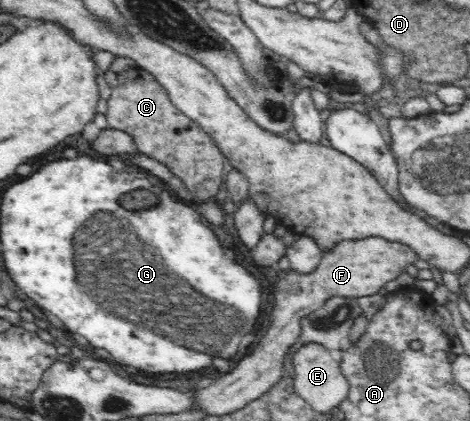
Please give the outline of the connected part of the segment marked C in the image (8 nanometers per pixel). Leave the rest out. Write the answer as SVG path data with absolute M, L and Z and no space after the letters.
M133 66L119 71L116 76L118 86L112 90L104 114L108 126L128 133L139 154L157 158L167 166L184 183L195 202L214 199L222 185L226 159L211 136L172 104L158 79L149 71Z

